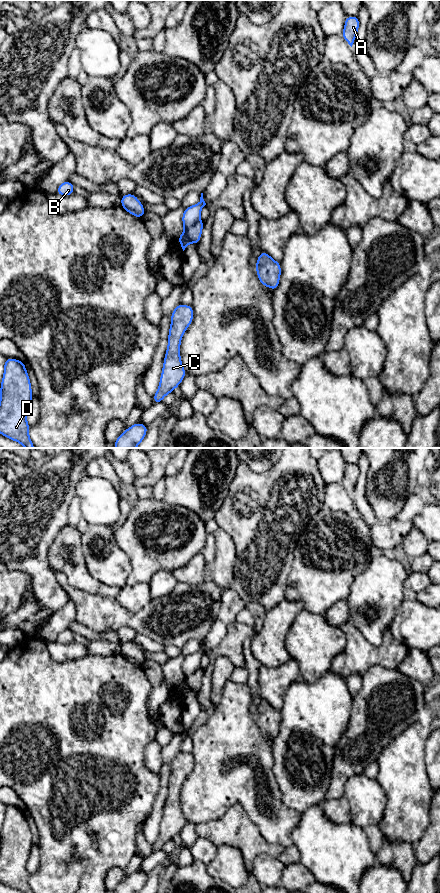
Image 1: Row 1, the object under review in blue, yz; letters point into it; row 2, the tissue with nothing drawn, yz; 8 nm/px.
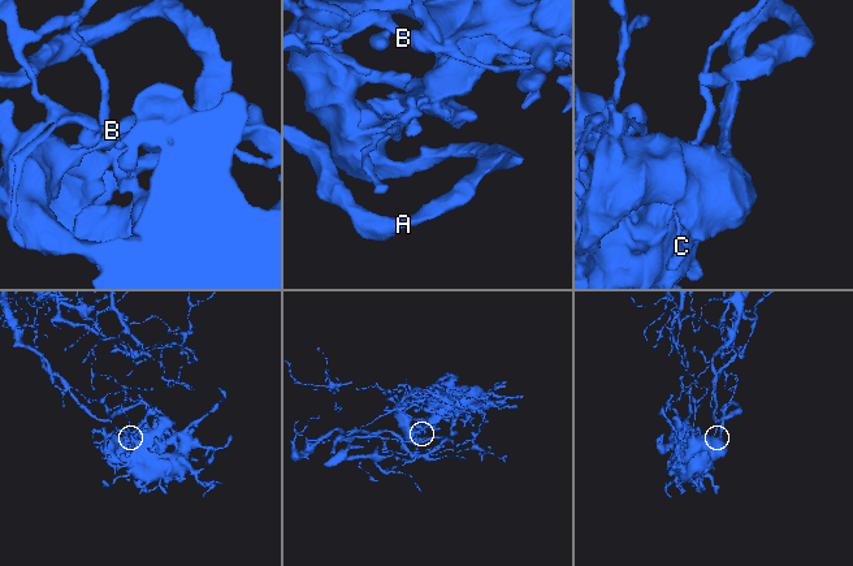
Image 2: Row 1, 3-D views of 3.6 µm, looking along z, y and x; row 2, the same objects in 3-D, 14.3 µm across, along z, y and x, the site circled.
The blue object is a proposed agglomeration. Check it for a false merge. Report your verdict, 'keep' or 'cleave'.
cleave

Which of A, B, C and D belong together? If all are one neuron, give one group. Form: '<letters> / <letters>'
A C D / B

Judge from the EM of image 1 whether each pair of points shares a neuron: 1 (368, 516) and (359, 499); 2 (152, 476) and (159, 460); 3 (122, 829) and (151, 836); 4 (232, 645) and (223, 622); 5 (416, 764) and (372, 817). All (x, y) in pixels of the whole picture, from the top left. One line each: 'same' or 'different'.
1: same
2: same
3: different
4: different
5: different

